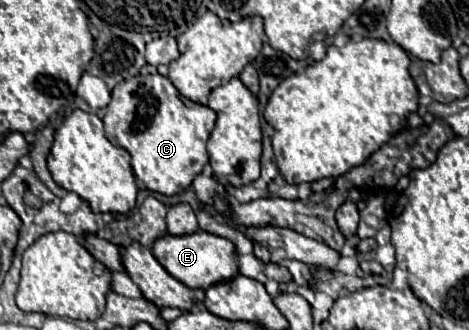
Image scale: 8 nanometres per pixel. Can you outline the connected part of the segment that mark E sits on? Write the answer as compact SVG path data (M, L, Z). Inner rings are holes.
M195 231L191 235L163 235L153 243L155 259L167 269L169 275L179 279L191 289L207 289L213 283L227 281L239 273L235 265L235 245L229 239L207 231Z

